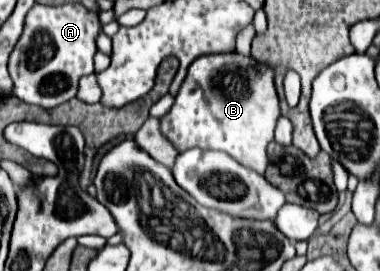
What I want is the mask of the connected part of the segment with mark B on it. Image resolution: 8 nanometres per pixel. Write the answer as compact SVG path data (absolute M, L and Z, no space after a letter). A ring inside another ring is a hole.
M240 53L202 55L190 67L176 95L174 107L160 119L162 133L182 153L186 149L214 149L234 157L244 167L264 175L268 167L266 147L274 141L280 101L274 87L274 69Z

